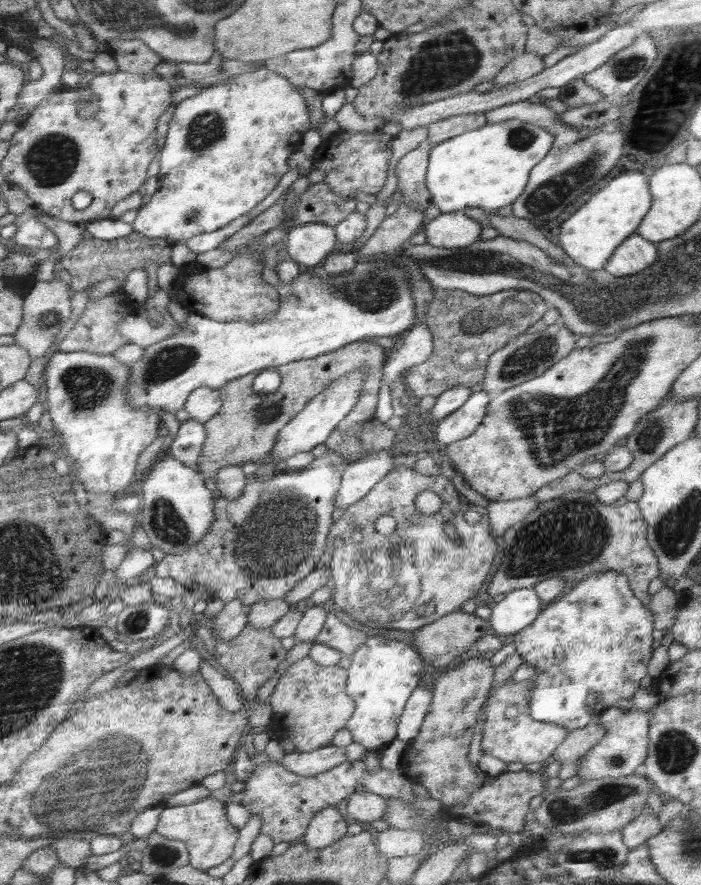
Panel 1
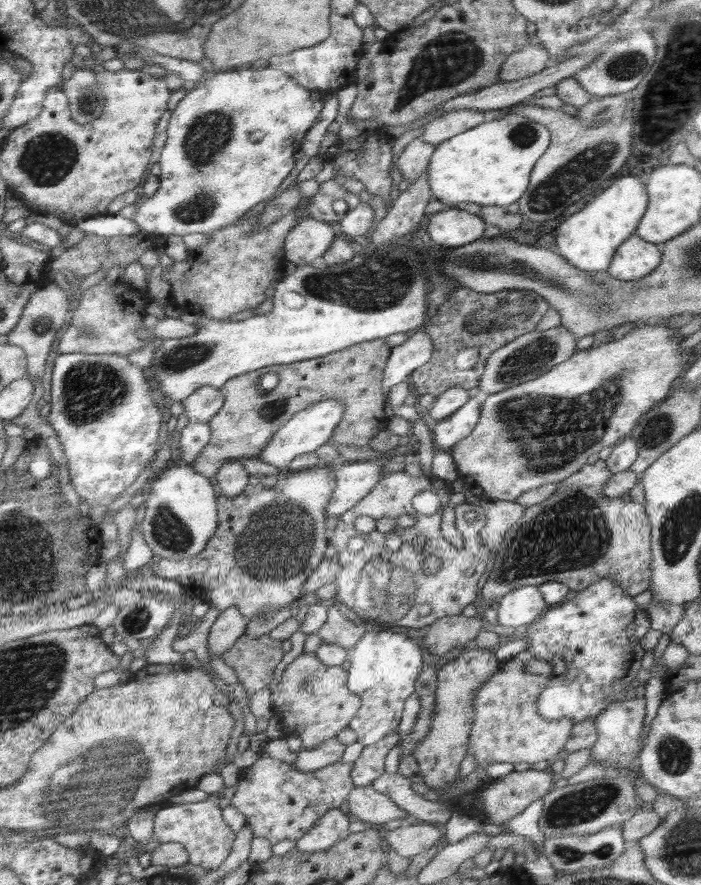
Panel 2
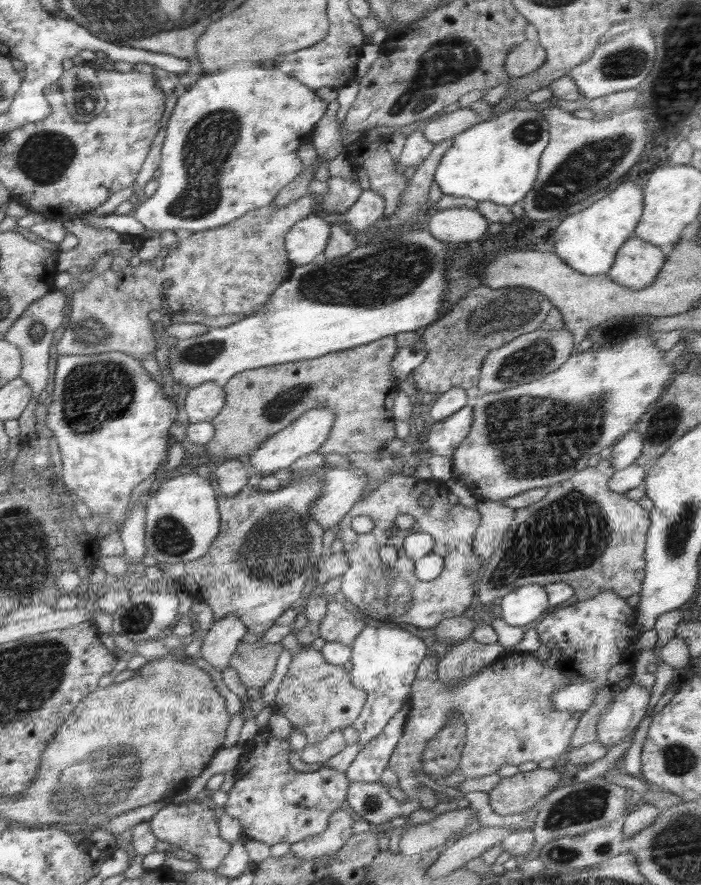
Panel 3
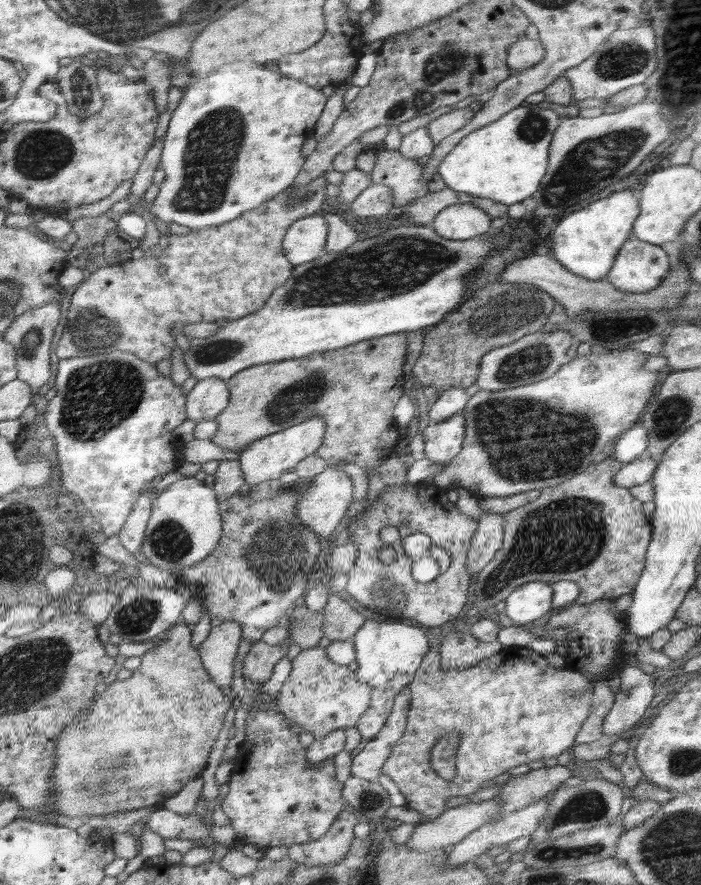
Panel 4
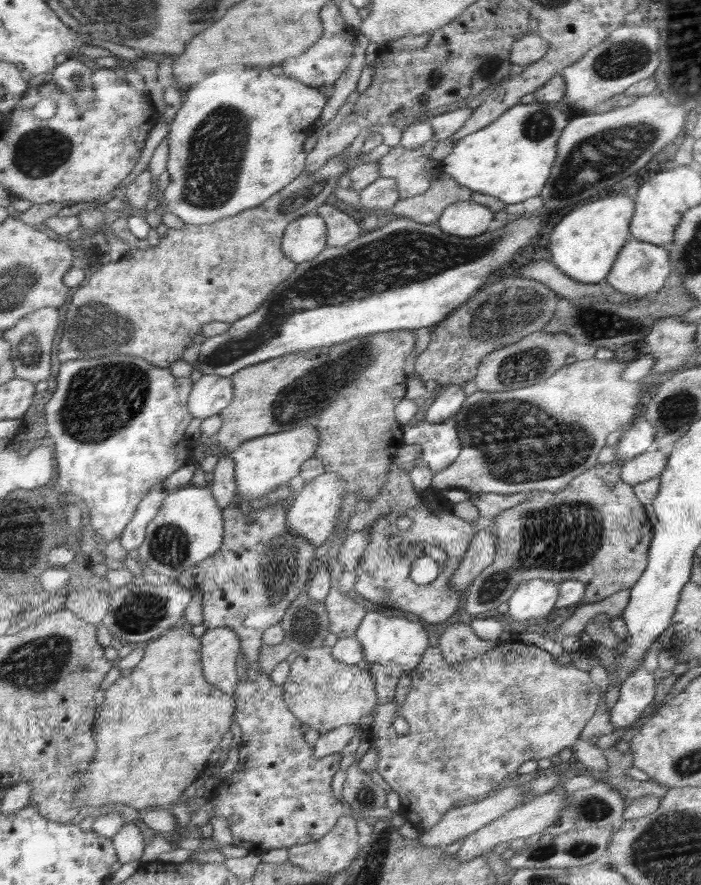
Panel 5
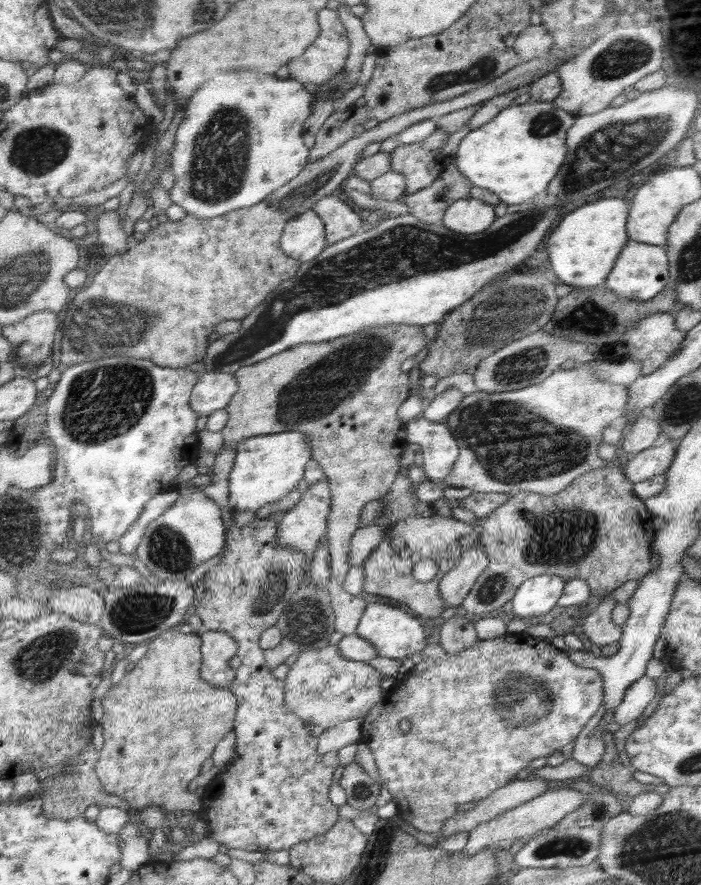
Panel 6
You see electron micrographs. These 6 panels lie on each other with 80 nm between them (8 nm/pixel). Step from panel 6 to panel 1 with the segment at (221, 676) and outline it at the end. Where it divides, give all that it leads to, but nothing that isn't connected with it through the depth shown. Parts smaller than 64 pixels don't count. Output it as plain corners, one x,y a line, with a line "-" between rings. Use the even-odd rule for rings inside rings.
232,599
227,602
224,609
215,616
216,622
213,625
218,633
216,633
214,640
230,642
232,638
236,638
246,628
247,612
248,610
243,607
240,599

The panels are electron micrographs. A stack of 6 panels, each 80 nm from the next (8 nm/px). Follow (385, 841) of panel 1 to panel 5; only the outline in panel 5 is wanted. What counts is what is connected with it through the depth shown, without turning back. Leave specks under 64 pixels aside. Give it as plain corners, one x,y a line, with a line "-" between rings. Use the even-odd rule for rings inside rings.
511,783
509,787
505,787
492,796
474,800
474,803
455,806
446,811
446,814
433,827
420,830
417,842
427,849
432,849
433,847
443,849
446,845
472,834
476,829
486,826
486,824
500,818
505,812
512,810
518,804
522,804
524,797
525,794
523,794
521,786
515,786

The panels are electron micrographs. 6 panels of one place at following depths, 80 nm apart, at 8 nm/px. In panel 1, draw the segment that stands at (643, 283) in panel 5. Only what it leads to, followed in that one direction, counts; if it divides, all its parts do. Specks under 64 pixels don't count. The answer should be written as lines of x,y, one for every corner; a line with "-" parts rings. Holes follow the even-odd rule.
638,234
630,235
616,248
603,270
614,276
632,276
646,271
658,258
656,243

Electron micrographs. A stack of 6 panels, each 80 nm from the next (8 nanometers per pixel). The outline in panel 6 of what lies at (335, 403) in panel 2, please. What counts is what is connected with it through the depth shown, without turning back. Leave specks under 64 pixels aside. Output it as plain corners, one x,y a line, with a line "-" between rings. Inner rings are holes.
300,431
279,432
275,435
260,435
241,440
237,444
236,462
229,475
229,512
233,517
238,512
256,512
265,504
273,503
296,488
310,460
310,443

